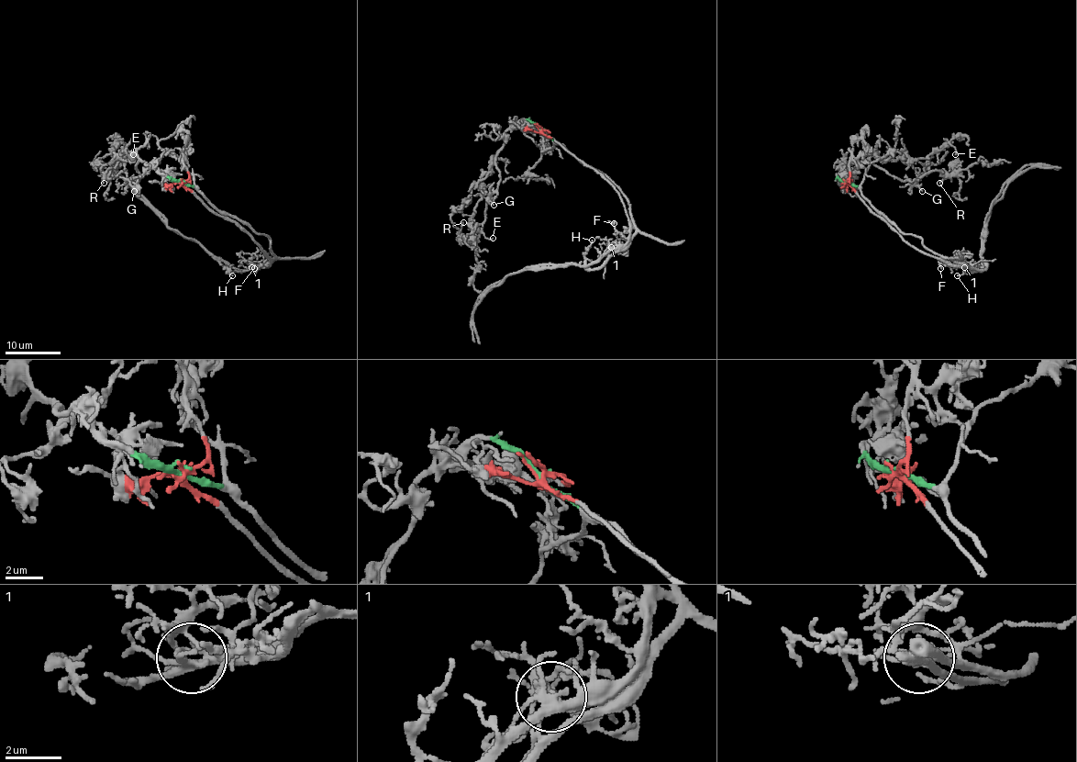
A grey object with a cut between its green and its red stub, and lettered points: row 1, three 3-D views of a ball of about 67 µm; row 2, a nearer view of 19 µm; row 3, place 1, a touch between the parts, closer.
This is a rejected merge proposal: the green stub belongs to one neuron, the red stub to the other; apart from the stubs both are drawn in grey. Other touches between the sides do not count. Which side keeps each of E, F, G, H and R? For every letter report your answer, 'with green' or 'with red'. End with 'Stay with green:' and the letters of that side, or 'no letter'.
E: with green
F: with red
G: with green
H: with red
R: with green
Stay with green: E, G, R

